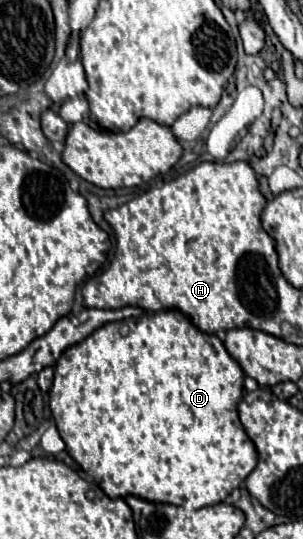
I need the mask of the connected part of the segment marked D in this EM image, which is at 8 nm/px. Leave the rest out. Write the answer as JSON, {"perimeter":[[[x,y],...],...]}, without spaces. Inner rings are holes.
{"perimeter":[[[167,308],[167,310],[143,314],[139,318],[129,318],[129,320],[125,320],[125,324],[129,326],[127,334],[121,334],[121,324],[123,322],[109,322],[109,324],[97,328],[83,342],[69,346],[55,362],[55,380],[49,390],[49,406],[51,406],[53,420],[59,428],[59,434],[63,438],[63,442],[67,444],[67,452],[105,490],[105,494],[109,498],[125,498],[125,496],[133,494],[133,496],[139,496],[149,502],[169,502],[175,506],[183,506],[187,500],[191,500],[191,510],[223,502],[235,488],[239,488],[239,484],[249,476],[249,472],[257,464],[255,444],[243,430],[239,414],[237,414],[237,406],[243,398],[245,372],[229,356],[223,342],[215,334],[201,332],[181,310]]]}

